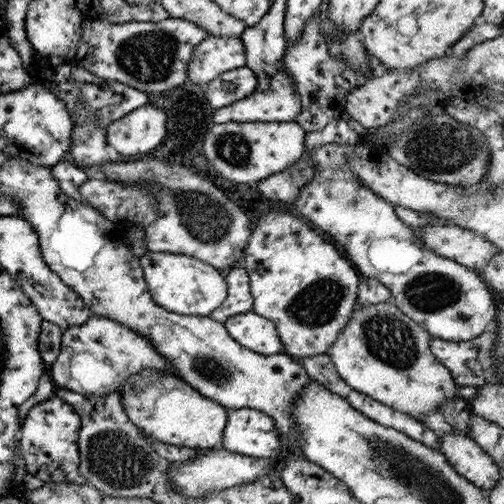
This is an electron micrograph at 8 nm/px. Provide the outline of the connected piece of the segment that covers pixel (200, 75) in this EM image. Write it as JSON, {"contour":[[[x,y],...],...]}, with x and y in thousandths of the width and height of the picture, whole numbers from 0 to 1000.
{"contour":[[[415,69],[383,95],[383,111],[371,127],[371,157],[383,167],[411,167],[435,147],[478,131],[486,133],[486,93],[478,69]]]}

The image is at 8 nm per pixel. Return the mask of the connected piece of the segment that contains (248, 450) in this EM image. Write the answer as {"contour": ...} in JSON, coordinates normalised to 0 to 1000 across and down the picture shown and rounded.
{"contour":[[[478,810],[472,813],[450,812],[450,841],[438,861],[437,885],[450,895],[478,899],[486,905],[516,907],[518,911],[544,913],[565,901],[558,889],[554,863],[546,855],[542,831],[534,823],[502,810]]]}

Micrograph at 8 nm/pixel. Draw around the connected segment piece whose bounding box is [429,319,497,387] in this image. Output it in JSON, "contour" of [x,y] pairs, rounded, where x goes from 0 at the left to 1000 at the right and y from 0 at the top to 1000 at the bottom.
{"contour":[[[974,635],[952,667],[921,679],[893,679],[853,671],[855,704],[889,738],[907,764],[952,768],[962,764],[962,746],[978,738],[976,692],[984,667],[984,635]]]}

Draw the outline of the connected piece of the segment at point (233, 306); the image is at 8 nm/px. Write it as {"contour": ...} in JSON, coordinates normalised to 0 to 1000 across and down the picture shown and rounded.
{"contour":[[[462,528],[442,540],[448,560],[448,589],[442,599],[415,623],[431,639],[442,641],[450,631],[500,615],[498,581],[490,538],[482,530]]]}

